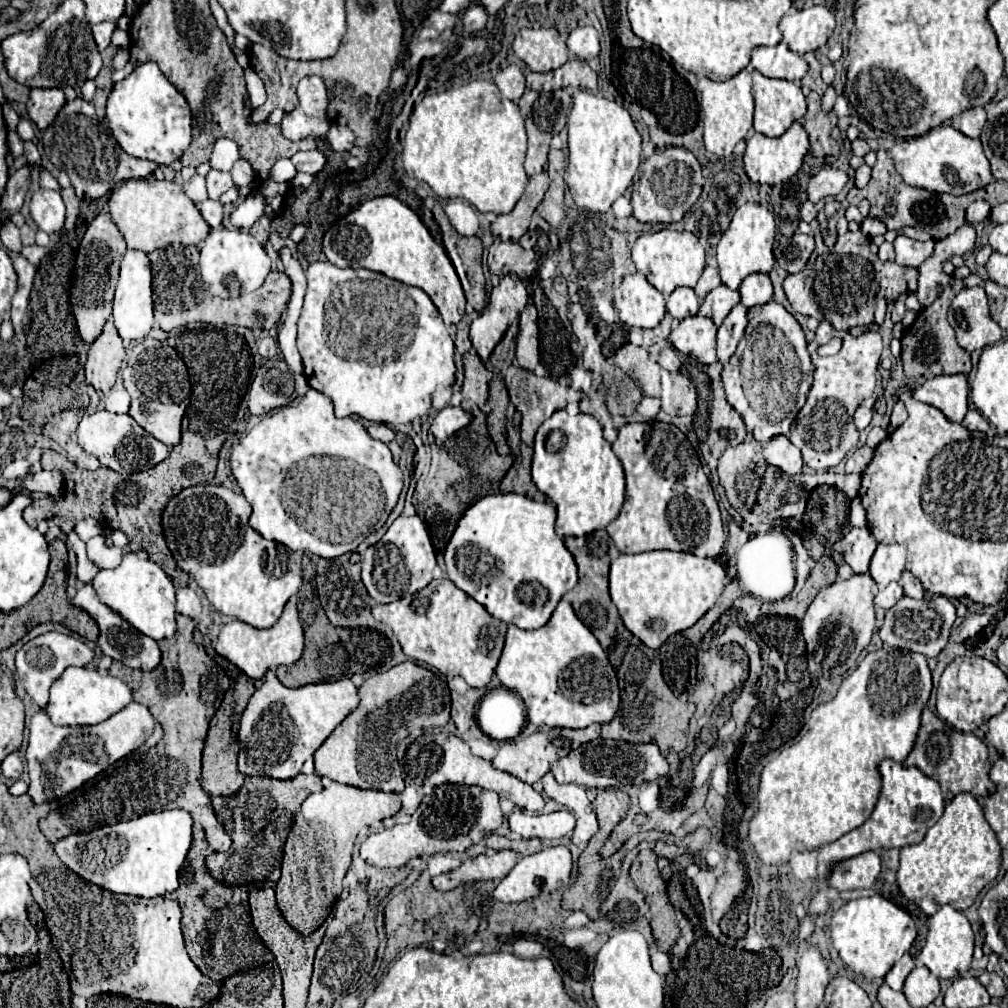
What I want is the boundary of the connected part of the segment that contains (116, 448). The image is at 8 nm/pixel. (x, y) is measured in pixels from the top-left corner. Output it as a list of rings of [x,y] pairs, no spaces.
[[[98,410],[78,424],[78,444],[92,456],[100,460],[104,468],[110,468],[118,474],[134,474],[142,470],[150,470],[160,464],[168,454],[168,446],[150,436],[142,426],[138,426],[128,414],[110,414],[106,410]]]

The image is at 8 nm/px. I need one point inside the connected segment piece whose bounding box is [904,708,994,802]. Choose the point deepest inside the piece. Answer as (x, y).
(959, 764)

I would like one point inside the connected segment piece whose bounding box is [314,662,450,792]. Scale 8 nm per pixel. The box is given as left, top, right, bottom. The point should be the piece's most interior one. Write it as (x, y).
(407, 693)

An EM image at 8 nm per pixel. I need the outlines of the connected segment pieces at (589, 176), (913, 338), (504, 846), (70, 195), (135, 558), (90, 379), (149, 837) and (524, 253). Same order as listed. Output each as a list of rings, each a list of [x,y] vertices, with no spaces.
[[[588,90],[574,96],[572,112],[568,116],[568,174],[566,184],[580,210],[608,212],[616,198],[620,198],[640,166],[642,138],[628,114],[614,100],[606,100]]]
[[[954,278],[952,286],[946,288],[934,300],[934,304],[924,308],[918,314],[916,322],[906,330],[902,338],[902,364],[904,364],[904,374],[908,378],[918,378],[918,376],[930,378],[938,374],[968,374],[970,372],[970,354],[966,354],[958,346],[954,338],[954,328],[948,324],[948,318],[946,318],[948,306],[960,290],[962,290],[962,280]]]
[[[490,834],[486,836],[486,846],[492,848],[492,850],[510,850],[512,848],[512,840],[510,838],[504,838],[504,836],[498,836],[498,834]]]
[[[62,188],[60,194],[62,194],[62,200],[64,200],[64,204],[66,204],[64,230],[74,229],[79,216],[80,200],[76,197],[75,191],[72,190],[72,188]]]
[[[126,550],[122,556],[120,566],[112,570],[100,570],[92,580],[92,586],[102,604],[110,606],[116,614],[120,614],[130,626],[138,632],[154,638],[164,640],[176,634],[176,598],[174,598],[174,584],[170,576],[146,556]]]
[[[108,320],[102,334],[92,342],[84,372],[86,372],[86,384],[92,384],[96,392],[108,392],[114,382],[118,368],[124,360],[124,348],[122,340],[114,328],[114,322]]]
[[[186,810],[150,812],[136,820],[104,826],[104,828],[92,830],[88,834],[72,834],[72,836],[56,842],[54,850],[56,850],[58,858],[72,872],[76,872],[84,880],[88,880],[108,892],[154,898],[154,896],[164,896],[168,892],[174,892],[178,888],[178,872],[186,860],[186,854],[188,854],[190,842],[192,842],[192,824],[194,824],[192,816]]]
[[[496,240],[488,252],[488,268],[496,276],[506,276],[510,272],[518,274],[522,280],[528,280],[536,270],[536,256],[530,250],[524,250],[520,244]]]

